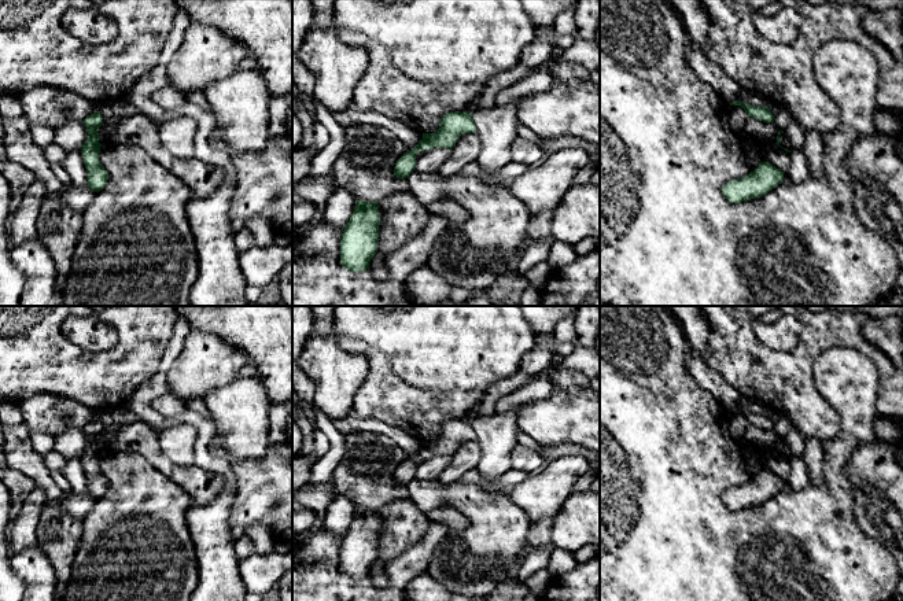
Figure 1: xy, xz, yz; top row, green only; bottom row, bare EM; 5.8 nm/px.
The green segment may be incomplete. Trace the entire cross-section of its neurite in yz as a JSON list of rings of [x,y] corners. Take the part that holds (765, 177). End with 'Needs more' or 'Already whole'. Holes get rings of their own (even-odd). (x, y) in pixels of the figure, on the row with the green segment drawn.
[[[760,162],[748,176],[726,182],[722,188],[723,196],[730,203],[742,203],[760,198],[781,184],[784,172],[770,162]]]. Already whole

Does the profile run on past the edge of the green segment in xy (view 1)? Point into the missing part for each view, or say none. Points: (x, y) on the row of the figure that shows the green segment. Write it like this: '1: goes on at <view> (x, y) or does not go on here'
1: does not go on here

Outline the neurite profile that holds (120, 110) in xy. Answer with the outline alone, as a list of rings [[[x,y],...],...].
[[[128,99],[102,104],[99,111],[103,117],[103,123],[124,121],[140,113],[140,110]]]

